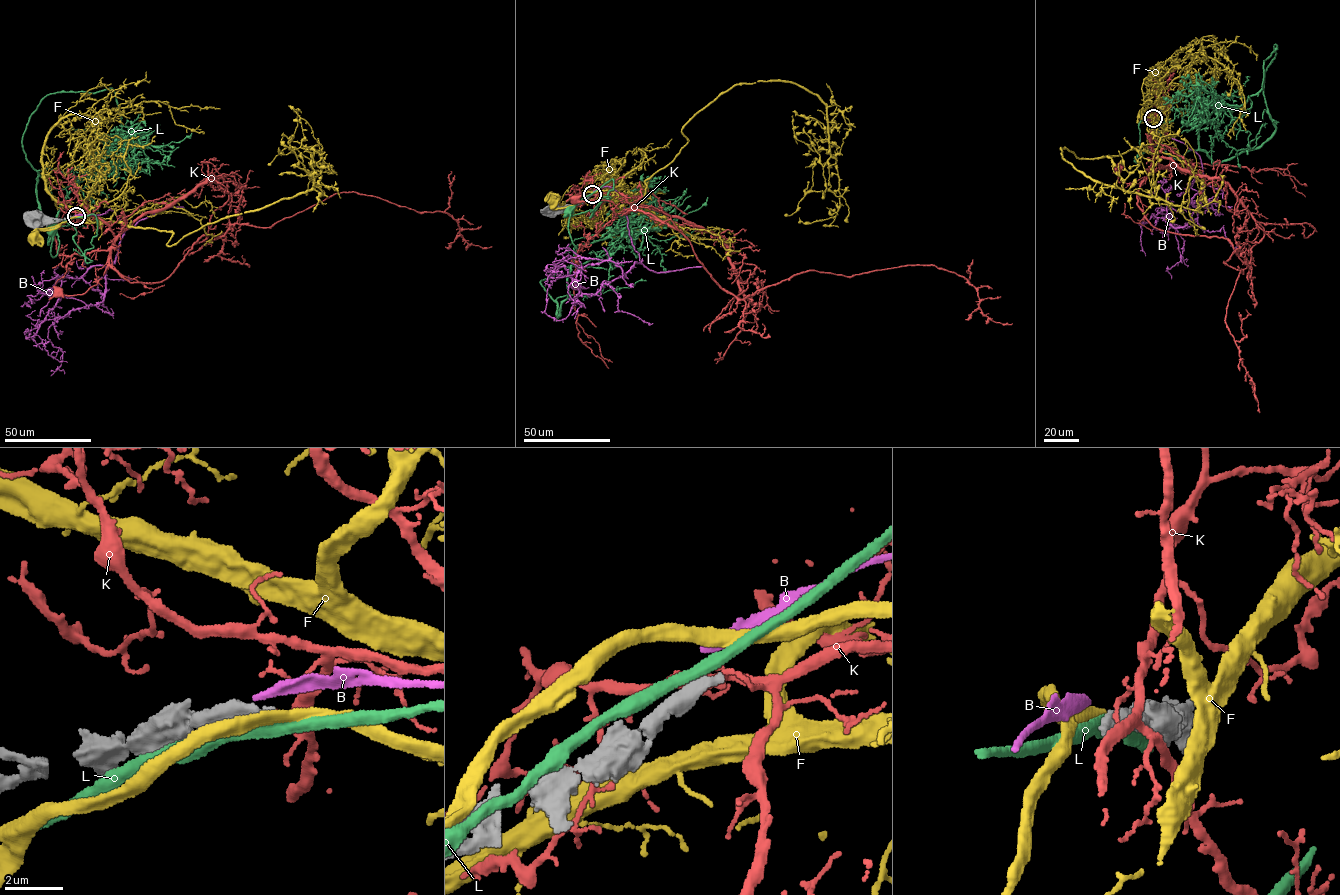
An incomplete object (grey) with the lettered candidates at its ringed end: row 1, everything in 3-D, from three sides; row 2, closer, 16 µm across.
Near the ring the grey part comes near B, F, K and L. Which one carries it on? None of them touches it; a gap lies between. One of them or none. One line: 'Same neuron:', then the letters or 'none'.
Same neuron: none

